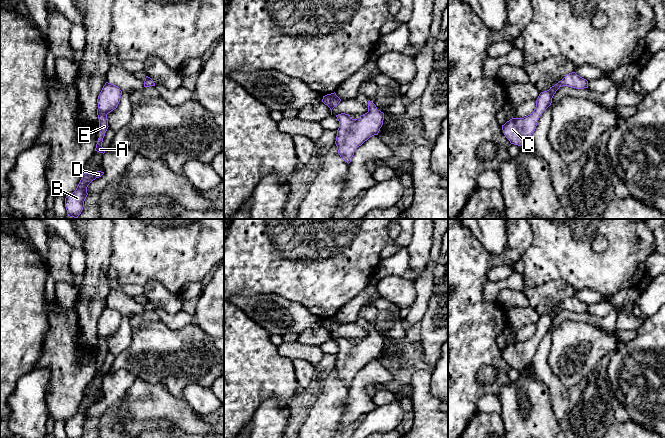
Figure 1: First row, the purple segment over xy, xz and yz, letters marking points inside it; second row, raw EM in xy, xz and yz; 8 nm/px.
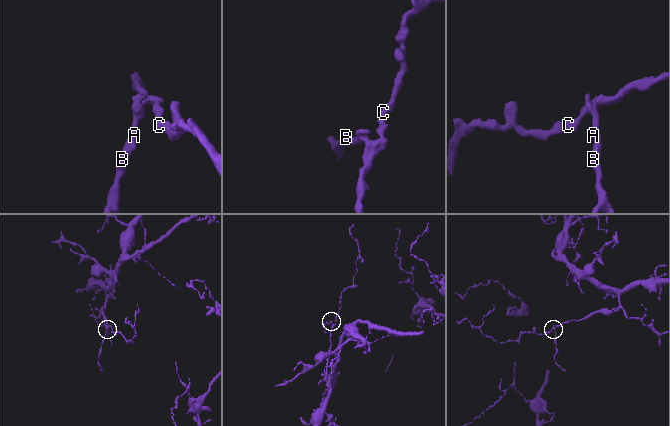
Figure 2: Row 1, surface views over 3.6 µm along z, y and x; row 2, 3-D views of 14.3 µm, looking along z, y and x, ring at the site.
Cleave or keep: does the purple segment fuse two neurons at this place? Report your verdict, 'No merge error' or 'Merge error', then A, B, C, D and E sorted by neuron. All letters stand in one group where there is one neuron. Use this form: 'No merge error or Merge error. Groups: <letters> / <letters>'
Merge error. Groups: A B D E / C

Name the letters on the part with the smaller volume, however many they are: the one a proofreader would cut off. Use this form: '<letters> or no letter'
C

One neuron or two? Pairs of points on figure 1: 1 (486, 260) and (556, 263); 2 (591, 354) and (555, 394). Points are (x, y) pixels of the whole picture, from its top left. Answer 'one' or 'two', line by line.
1: two
2: two

